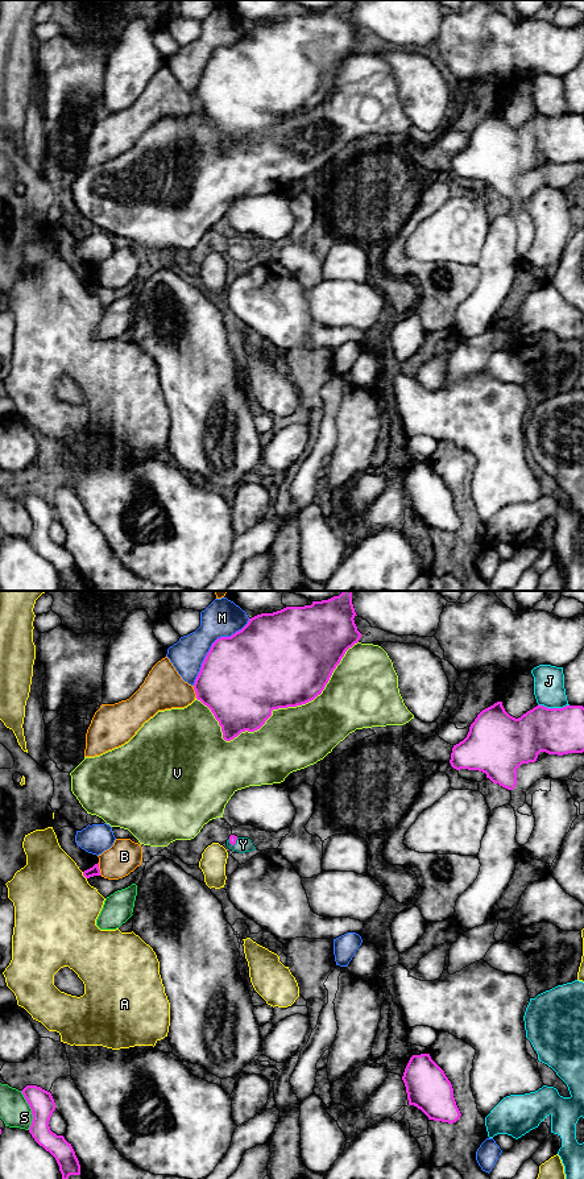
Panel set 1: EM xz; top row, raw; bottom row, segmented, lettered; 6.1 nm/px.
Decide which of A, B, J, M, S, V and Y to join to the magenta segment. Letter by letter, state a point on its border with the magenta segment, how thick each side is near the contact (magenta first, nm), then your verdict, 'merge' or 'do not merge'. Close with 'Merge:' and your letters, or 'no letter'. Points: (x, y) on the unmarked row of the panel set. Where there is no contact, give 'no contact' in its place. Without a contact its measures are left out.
A: contact xz (83, 284); calibres 60 and 480 nm; do not merge
B: contact xz (99, 278); calibres 60 and 200 nm; do not merge
J: contact xz (554, 118); calibres 280 and 190 nm; do not merge
M: contact xz (212, 54); calibres 480 and 220 nm; do not merge
S: contact xz (32, 520); calibres 150 and 180 nm; do not merge
V: contact xz (274, 118); calibres 500 and 380 nm; do not merge
Y: contact xz (233, 253); calibres 50 and 100 nm; merge
Merge: Y

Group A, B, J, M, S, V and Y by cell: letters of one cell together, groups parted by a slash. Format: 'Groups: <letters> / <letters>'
Groups: A / B / J / M / S / V / Y

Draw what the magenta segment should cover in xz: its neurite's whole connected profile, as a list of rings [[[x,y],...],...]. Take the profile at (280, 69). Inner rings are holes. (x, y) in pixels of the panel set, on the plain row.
[[[343,0],[328,9],[312,11],[305,16],[286,16],[273,22],[261,22],[231,46],[218,47],[207,62],[195,88],[196,108],[207,115],[221,136],[223,148],[231,150],[241,141],[260,138],[273,119],[297,116],[322,103],[345,61],[363,45],[355,33],[357,25],[352,1]]]

